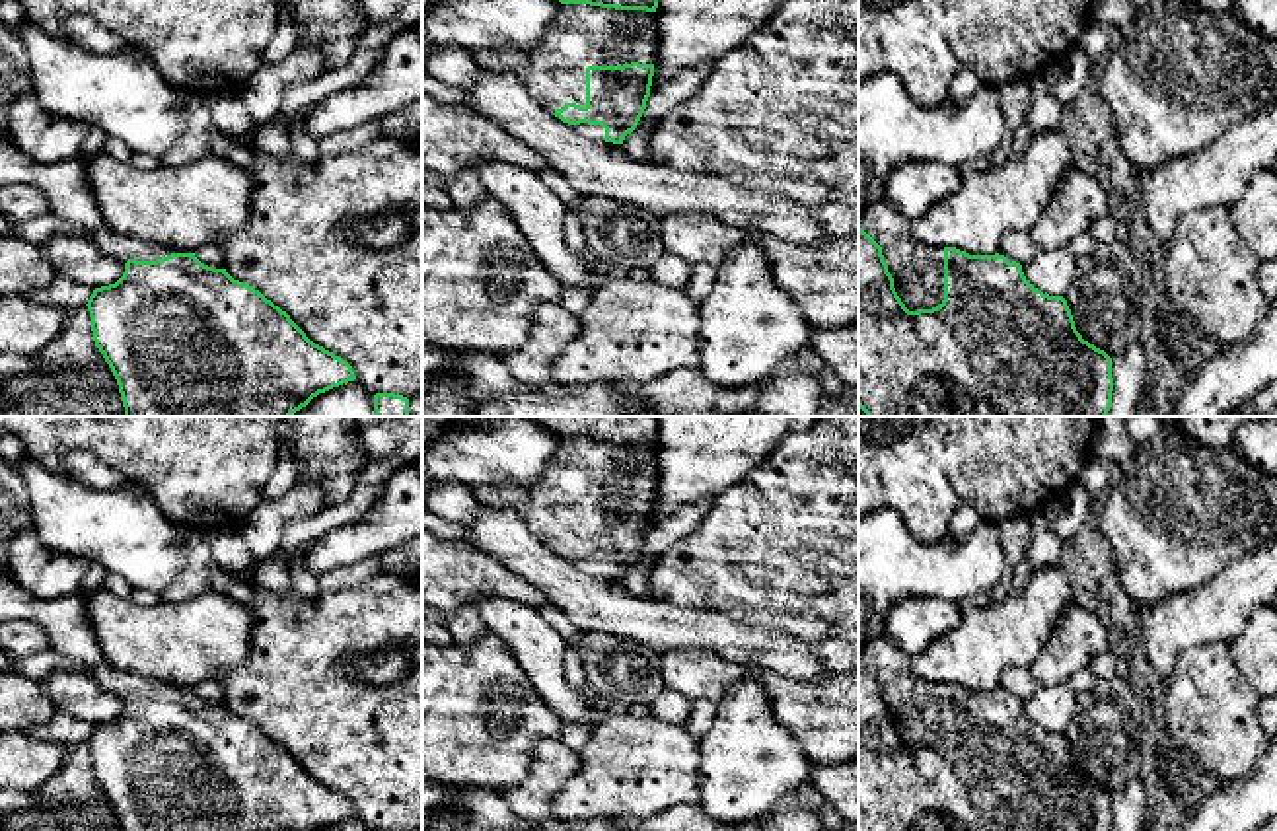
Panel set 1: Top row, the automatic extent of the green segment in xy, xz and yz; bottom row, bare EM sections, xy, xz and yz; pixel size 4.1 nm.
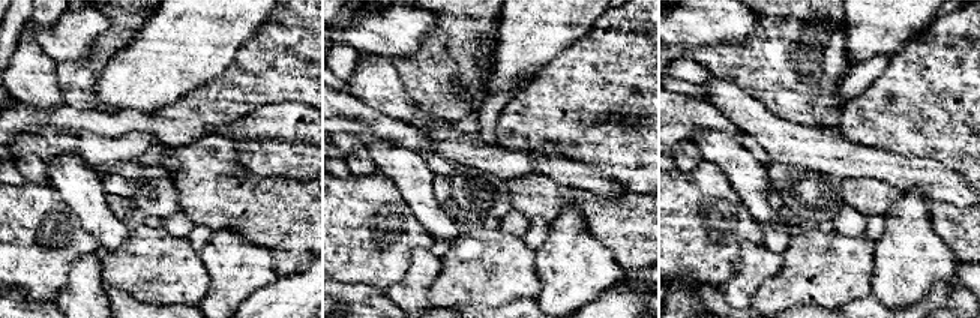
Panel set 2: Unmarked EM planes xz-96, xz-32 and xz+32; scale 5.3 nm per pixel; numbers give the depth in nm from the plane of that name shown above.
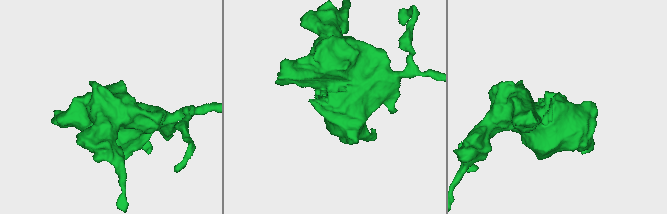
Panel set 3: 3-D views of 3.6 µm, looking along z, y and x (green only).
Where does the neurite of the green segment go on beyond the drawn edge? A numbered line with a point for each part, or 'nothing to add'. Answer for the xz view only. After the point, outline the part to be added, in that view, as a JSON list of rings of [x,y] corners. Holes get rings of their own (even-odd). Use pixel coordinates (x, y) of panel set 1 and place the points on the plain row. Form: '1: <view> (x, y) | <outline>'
1: xz (553, 508) | [[[563,440],[543,475],[531,485],[467,485],[477,502],[512,508],[526,527],[549,549],[576,539],[586,543],[586,504],[654,500],[658,465],[654,448],[615,446],[590,440]]]
2: xz (588, 567) | [[[565,559],[565,560],[588,576],[605,578],[605,564],[600,560],[590,560],[590,559],[580,559],[580,560]]]

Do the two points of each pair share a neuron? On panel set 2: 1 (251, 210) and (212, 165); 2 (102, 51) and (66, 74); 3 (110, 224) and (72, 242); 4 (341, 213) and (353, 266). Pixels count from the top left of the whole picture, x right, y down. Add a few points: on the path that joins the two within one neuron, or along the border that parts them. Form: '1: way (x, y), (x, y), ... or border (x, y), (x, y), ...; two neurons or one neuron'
1: way (239, 200), (216, 177); one neuron
2: way (93, 60), (80, 74), (75, 74); one neuron
3: border (68, 206), (78, 222), (101, 245); two neurons
4: way (344, 227), (353, 236), (353, 252); one neuron

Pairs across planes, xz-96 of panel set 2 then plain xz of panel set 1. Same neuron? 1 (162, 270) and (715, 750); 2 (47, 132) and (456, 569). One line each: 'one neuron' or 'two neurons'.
1: two neurons
2: one neuron

